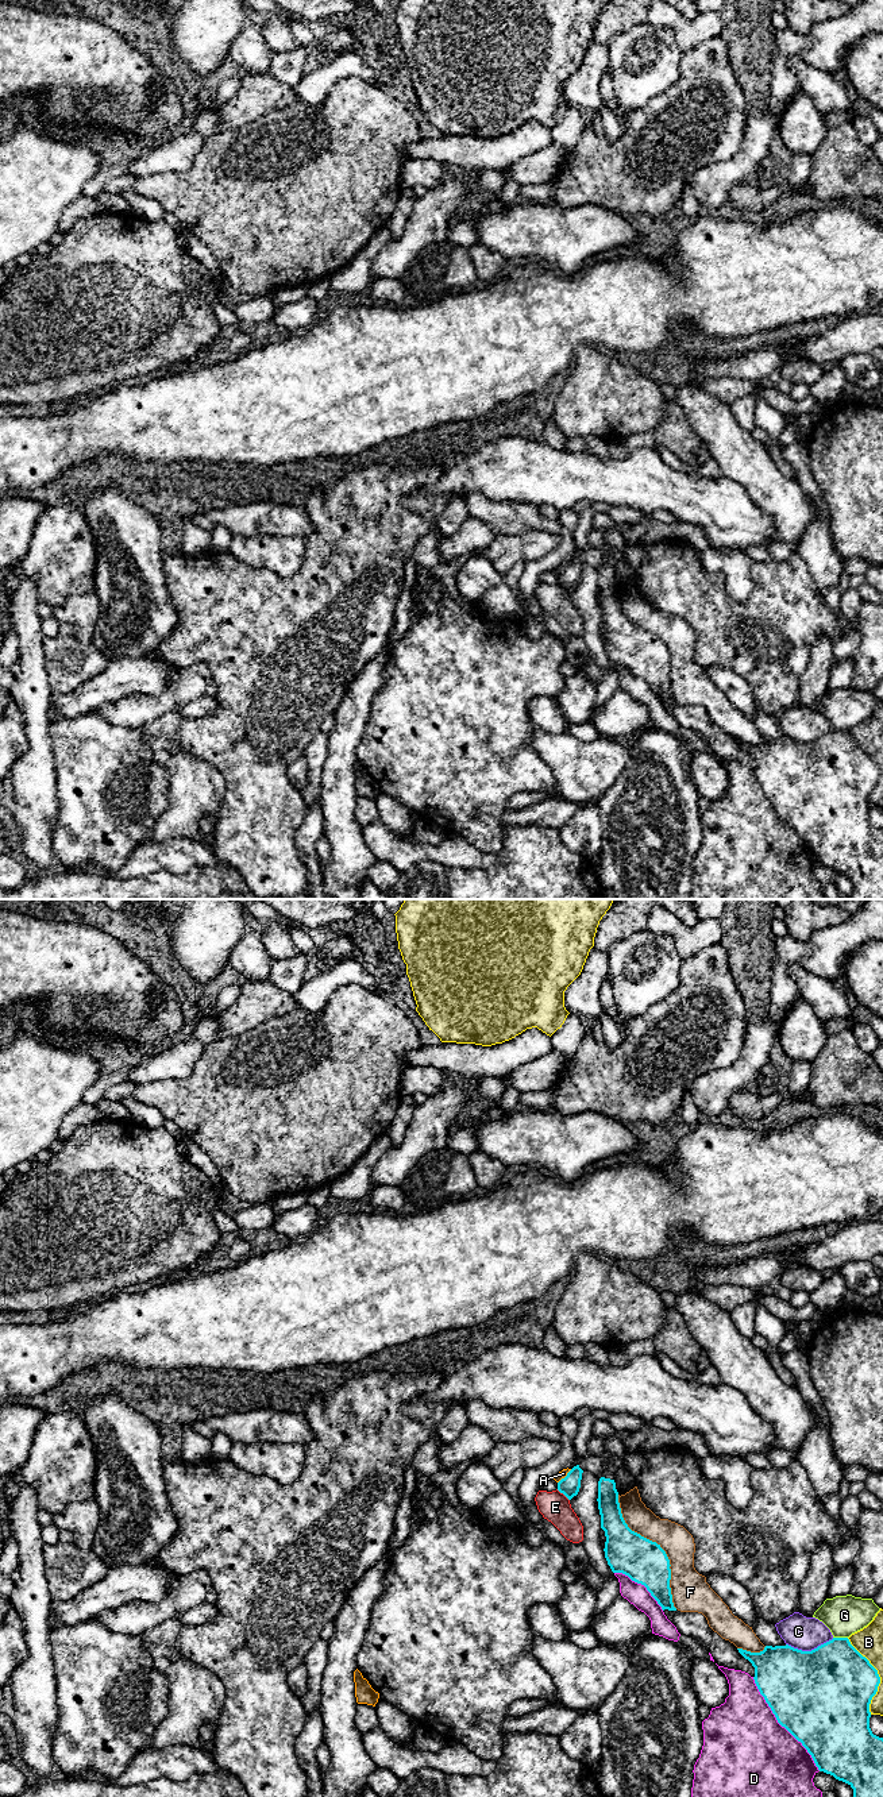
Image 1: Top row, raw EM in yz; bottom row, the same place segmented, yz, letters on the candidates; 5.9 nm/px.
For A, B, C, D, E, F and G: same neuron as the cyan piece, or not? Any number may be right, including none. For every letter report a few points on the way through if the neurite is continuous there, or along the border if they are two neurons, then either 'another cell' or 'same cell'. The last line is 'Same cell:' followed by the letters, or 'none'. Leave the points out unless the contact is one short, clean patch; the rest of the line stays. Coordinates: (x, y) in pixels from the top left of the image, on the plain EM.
A: border along yz (571, 562), (558, 575); another cell
B: another cell
C: another cell
D: another cell
E: border along yz (556, 582), (569, 593); another cell
F: another cell
G: another cell
Same cell: none

